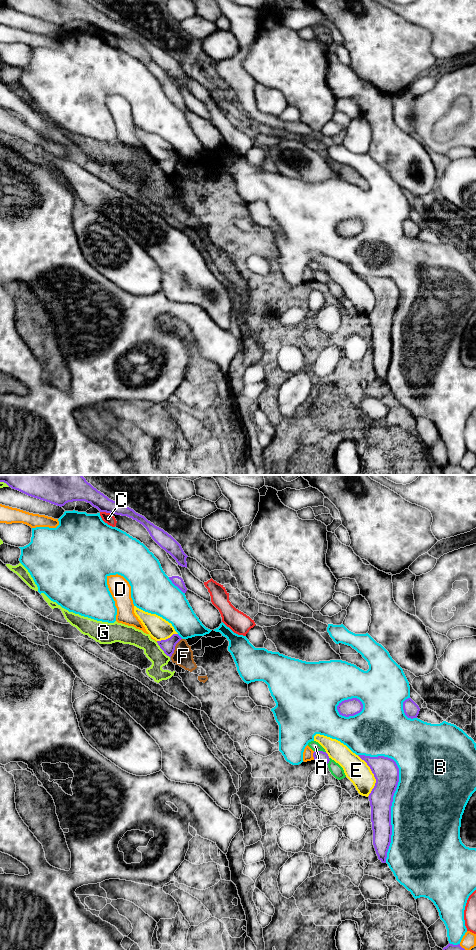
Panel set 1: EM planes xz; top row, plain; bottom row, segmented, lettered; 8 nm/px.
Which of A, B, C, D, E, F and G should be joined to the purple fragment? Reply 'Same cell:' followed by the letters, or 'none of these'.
Same cell: none of these

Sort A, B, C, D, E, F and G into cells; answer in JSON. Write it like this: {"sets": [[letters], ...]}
{"sets": [["A", "F"], ["B"], ["C"], ["D"], ["E"], ["G"]]}

